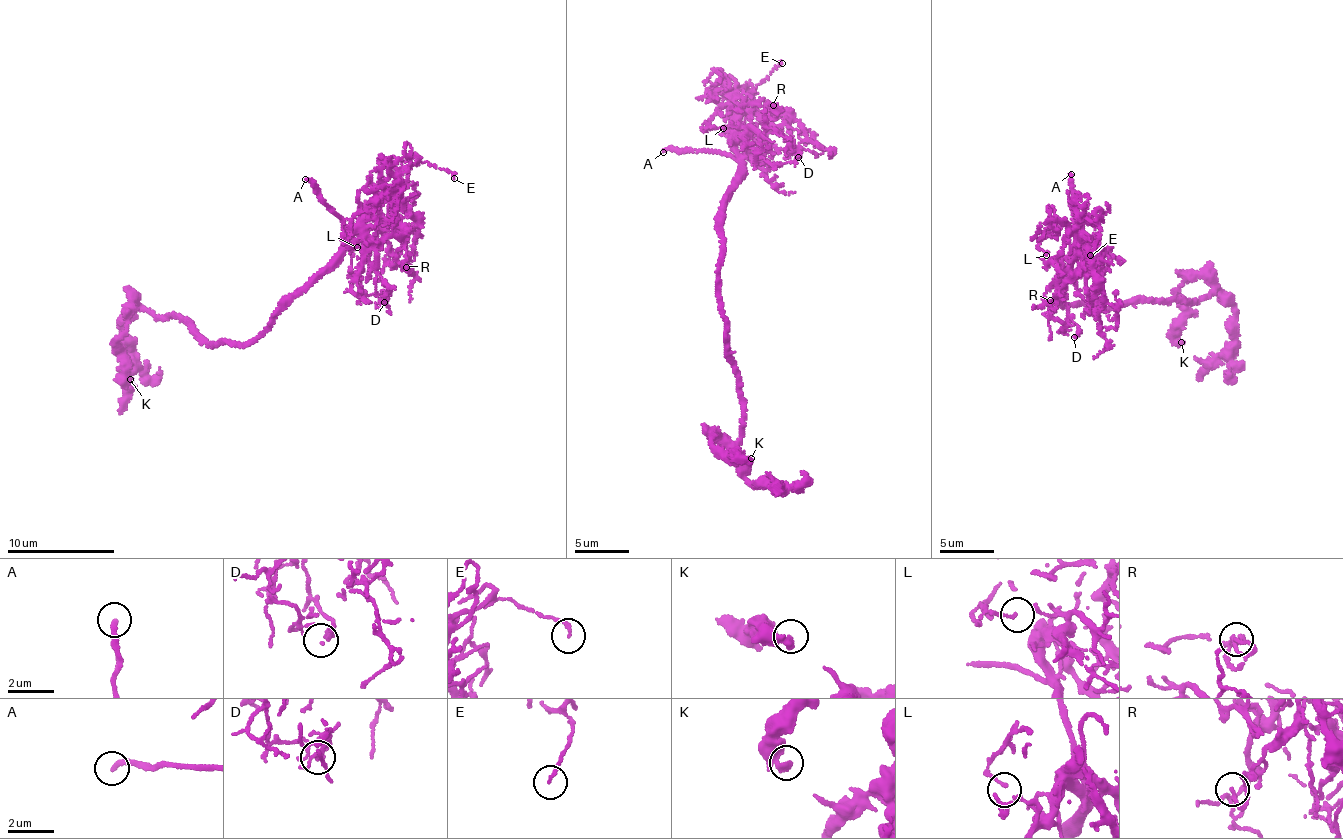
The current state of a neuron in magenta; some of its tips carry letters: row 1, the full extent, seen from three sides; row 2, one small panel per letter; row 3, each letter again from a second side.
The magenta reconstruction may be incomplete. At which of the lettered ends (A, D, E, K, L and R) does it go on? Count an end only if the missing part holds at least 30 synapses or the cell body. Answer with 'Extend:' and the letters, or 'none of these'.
Extend: A

